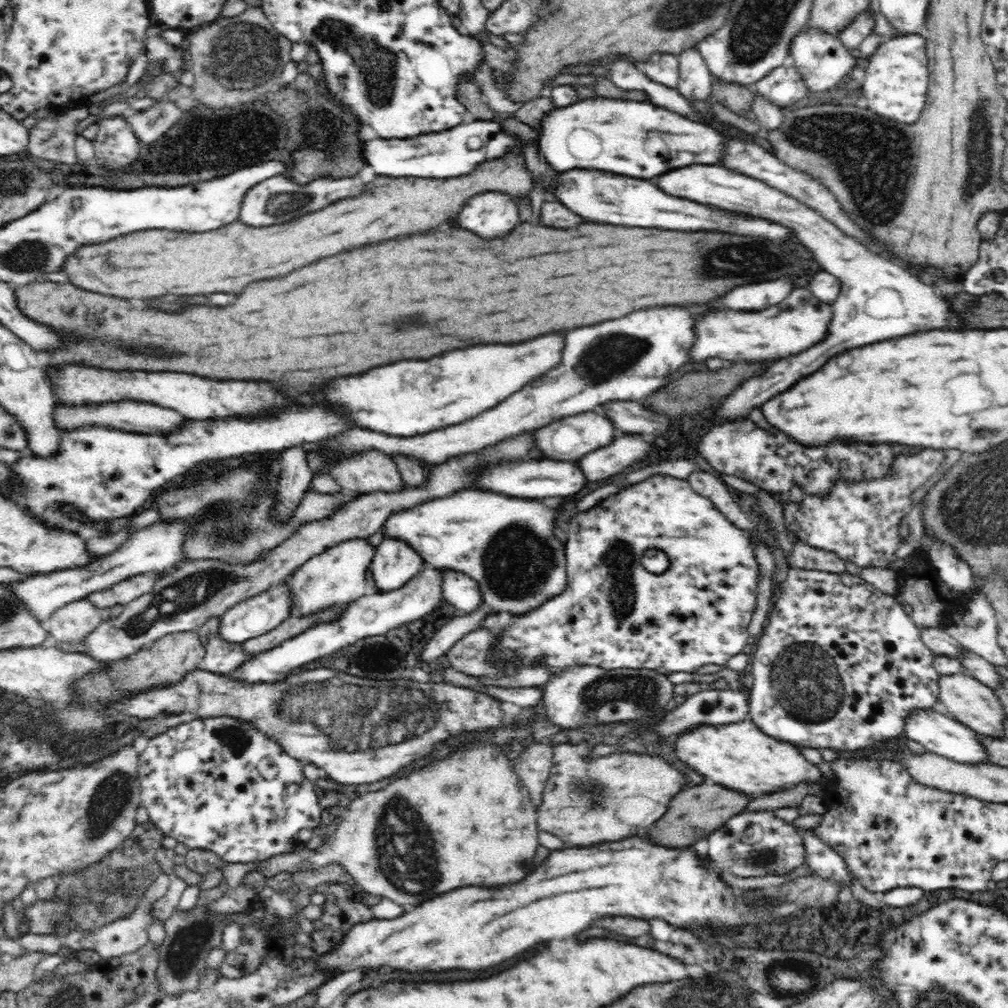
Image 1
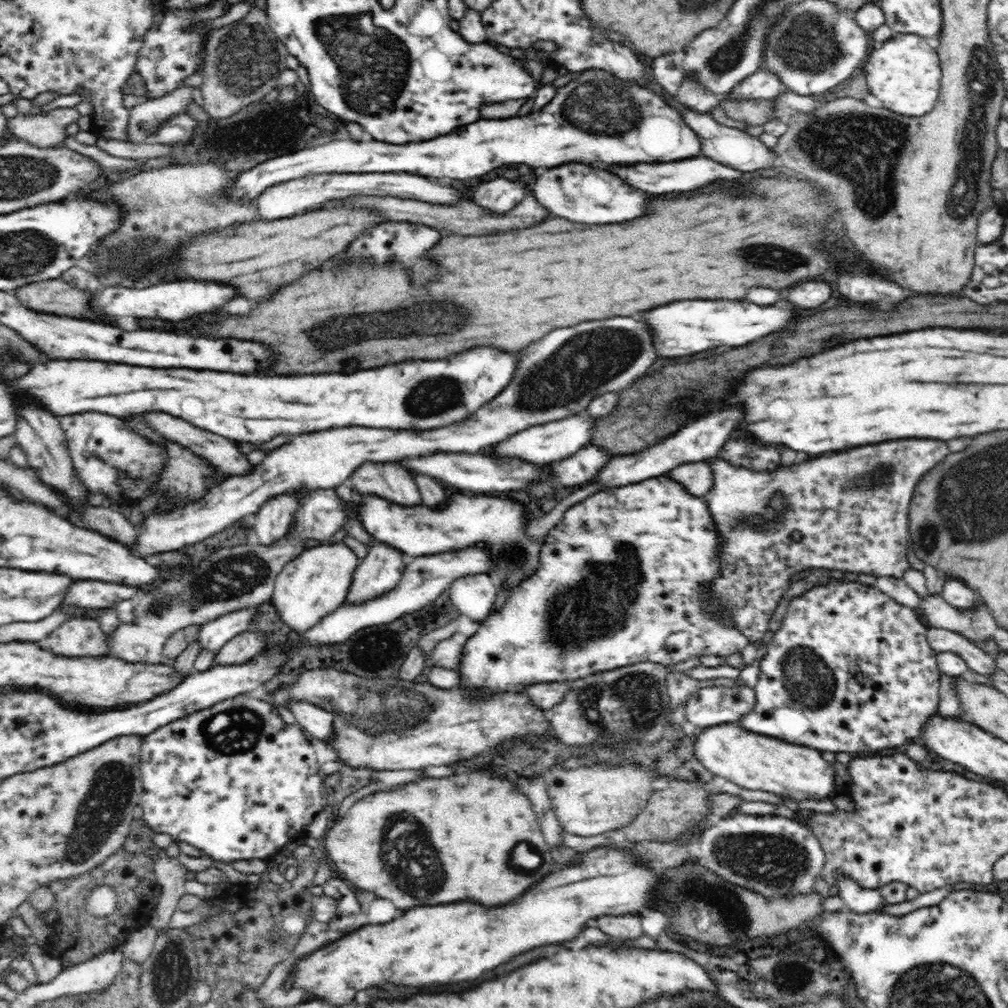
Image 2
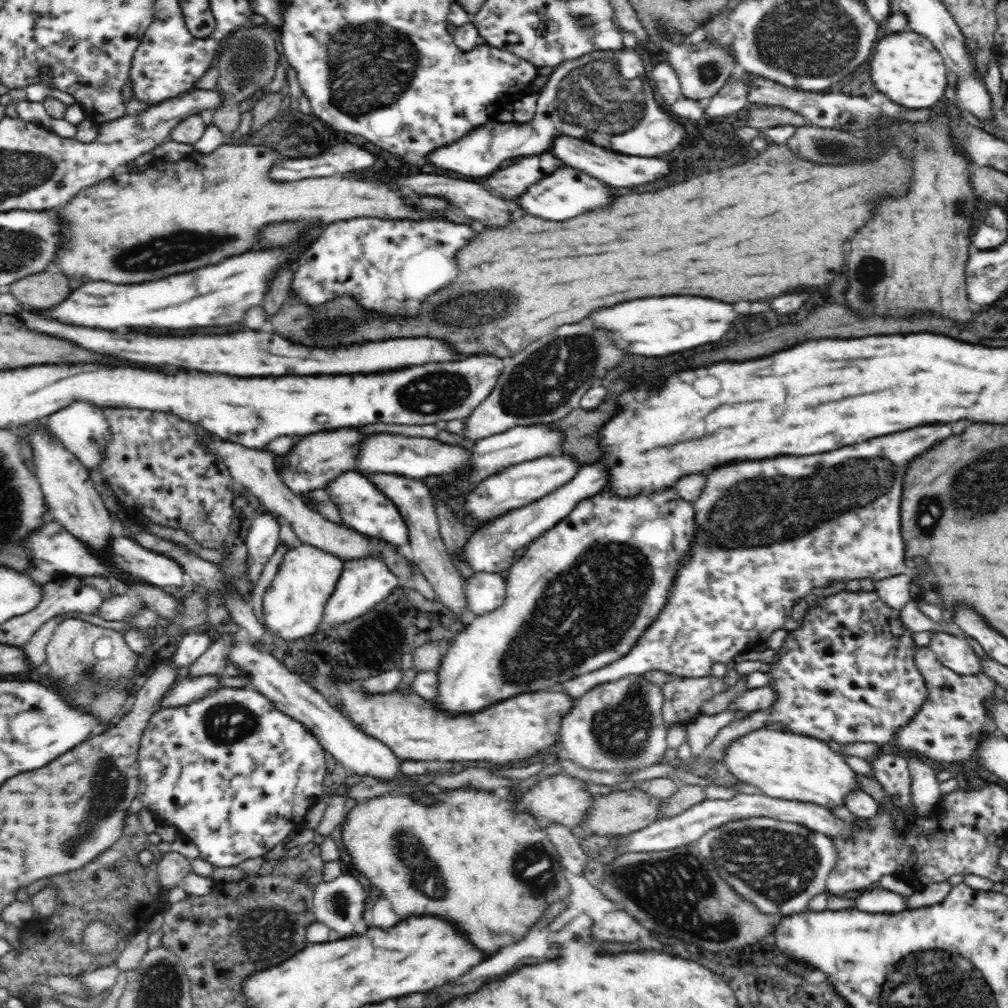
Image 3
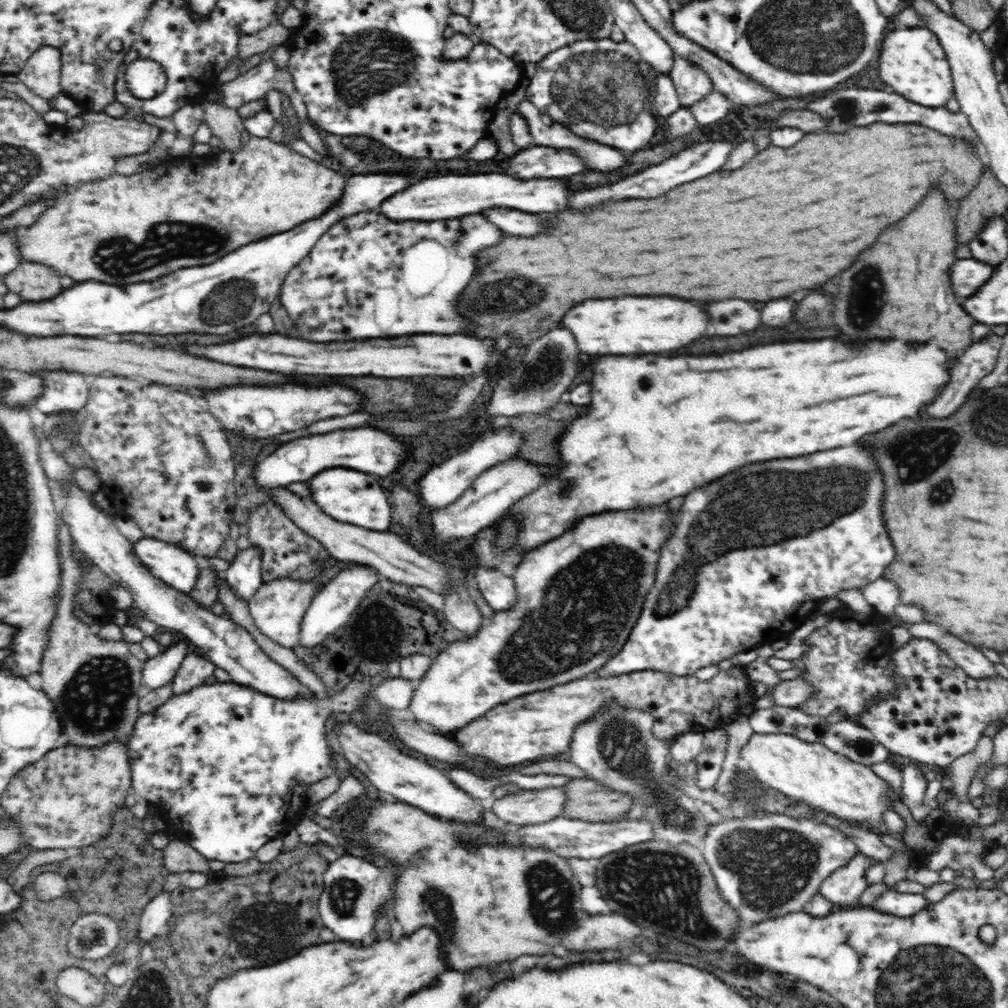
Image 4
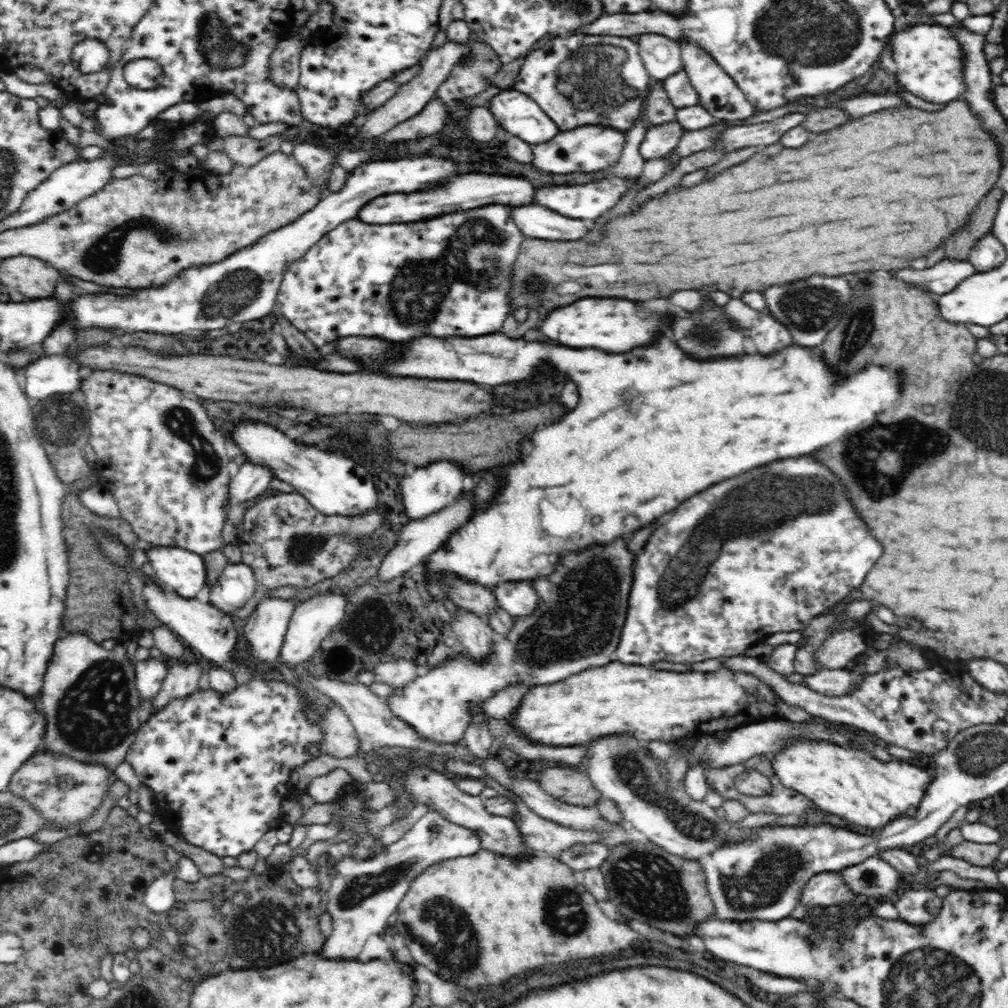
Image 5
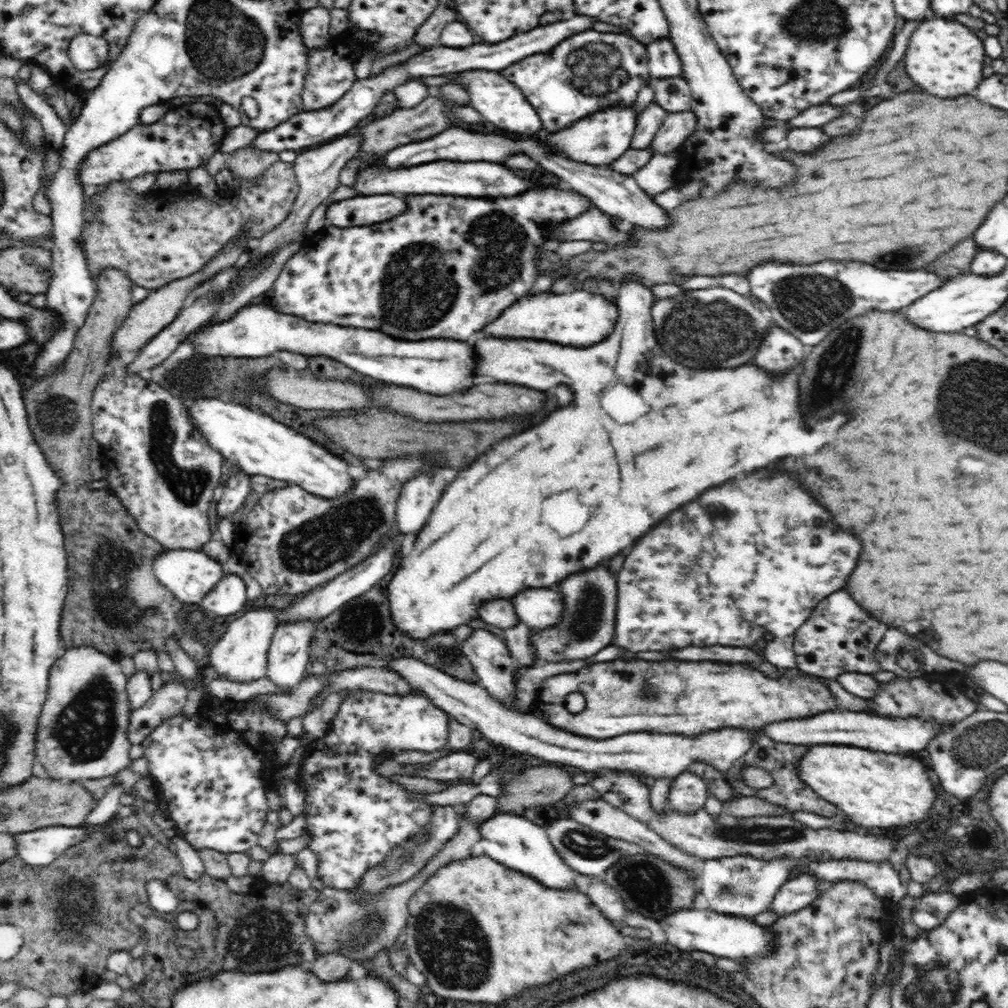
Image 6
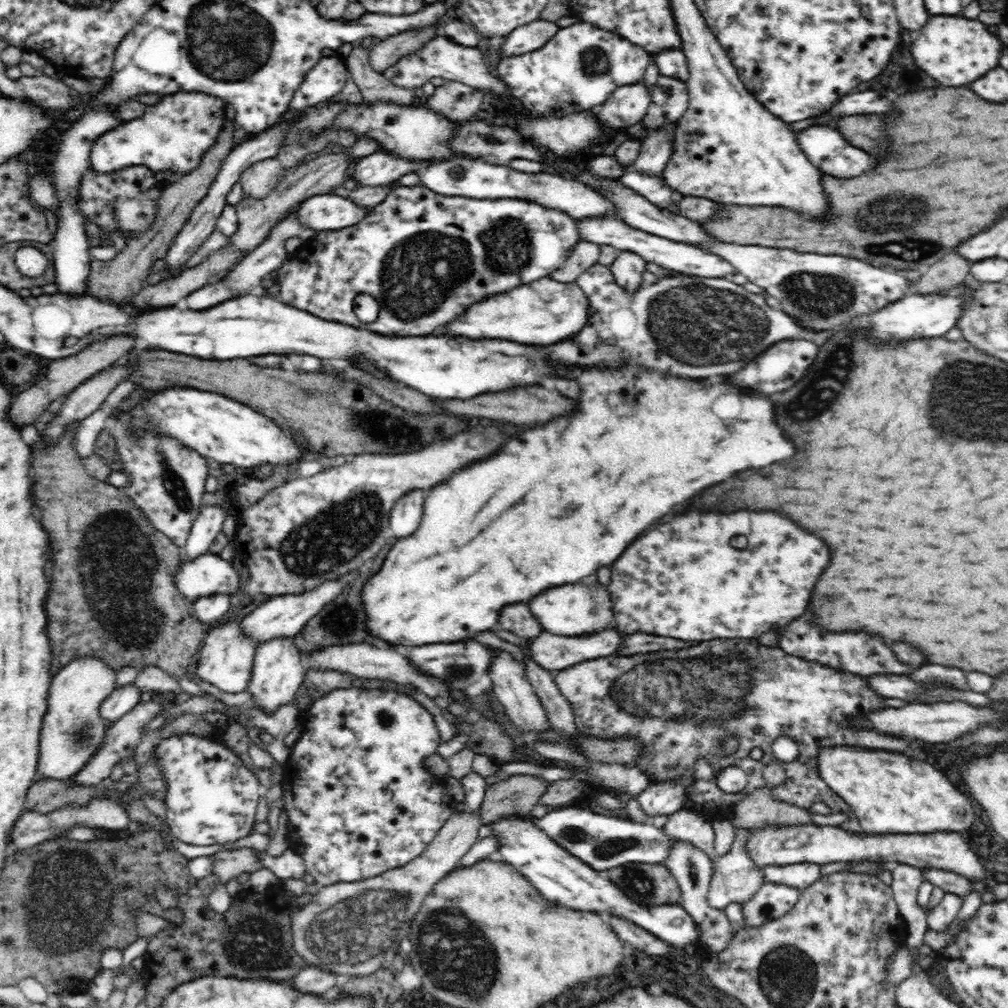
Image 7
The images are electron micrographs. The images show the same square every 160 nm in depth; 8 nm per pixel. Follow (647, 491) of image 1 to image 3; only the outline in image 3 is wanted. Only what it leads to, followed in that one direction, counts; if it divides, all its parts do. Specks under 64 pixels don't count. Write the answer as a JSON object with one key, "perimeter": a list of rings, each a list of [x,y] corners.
{"perimeter":[[[674,487],[659,490],[654,493],[640,493],[635,497],[618,497],[608,494],[595,494],[593,497],[577,502],[566,518],[557,522],[554,526],[544,531],[536,540],[533,540],[525,550],[522,558],[516,560],[508,570],[507,596],[504,604],[492,612],[477,616],[474,622],[467,626],[463,632],[458,633],[449,642],[444,652],[438,673],[438,692],[436,699],[432,702],[436,709],[457,715],[460,713],[475,713],[484,710],[487,706],[516,697],[524,693],[532,693],[540,690],[553,690],[563,682],[572,680],[581,674],[588,674],[612,662],[620,660],[632,650],[632,646],[640,640],[640,637],[660,616],[664,610],[668,598],[672,595],[677,571],[689,558],[688,550],[692,546],[696,530],[696,511],[694,505],[678,495]]]}

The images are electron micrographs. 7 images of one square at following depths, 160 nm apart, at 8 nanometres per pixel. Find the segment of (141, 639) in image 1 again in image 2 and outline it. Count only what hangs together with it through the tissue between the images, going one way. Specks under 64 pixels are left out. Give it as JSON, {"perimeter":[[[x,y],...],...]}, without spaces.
{"perimeter":[[[331,488],[308,491],[300,498],[295,524],[274,544],[242,544],[234,548],[222,548],[204,558],[198,566],[182,570],[180,578],[164,580],[153,592],[144,594],[134,606],[134,622],[121,621],[116,632],[106,634],[109,655],[130,663],[158,664],[165,661],[163,648],[166,641],[178,630],[202,626],[223,614],[256,607],[270,600],[276,576],[279,576],[284,566],[300,557],[302,550],[306,549],[304,542],[320,540],[328,544],[328,540],[340,528],[344,528],[350,512],[353,510],[357,515],[356,505],[356,500],[352,505],[342,501]]]}

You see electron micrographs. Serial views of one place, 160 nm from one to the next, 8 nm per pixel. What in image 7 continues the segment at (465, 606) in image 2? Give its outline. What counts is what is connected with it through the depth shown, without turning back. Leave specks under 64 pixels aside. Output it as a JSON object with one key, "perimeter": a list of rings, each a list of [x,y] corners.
{"perimeter":[[[598,581],[595,584],[577,583],[556,586],[526,602],[545,632],[567,637],[594,635],[602,630],[614,630],[616,617],[608,587]]]}

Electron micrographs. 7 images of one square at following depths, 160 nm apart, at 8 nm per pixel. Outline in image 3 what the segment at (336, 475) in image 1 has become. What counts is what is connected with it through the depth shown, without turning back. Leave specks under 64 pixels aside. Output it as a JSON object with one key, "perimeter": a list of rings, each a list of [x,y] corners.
{"perimeter":[[[368,473],[366,477],[402,513],[402,517],[404,517],[406,525],[408,525],[408,545],[406,551],[410,555],[410,560],[416,563],[424,577],[430,582],[432,589],[436,592],[436,598],[448,610],[458,614],[458,617],[461,618],[462,612],[469,610],[467,607],[466,591],[464,591],[465,580],[457,569],[456,563],[447,551],[441,537],[439,518],[435,511],[433,497],[430,496],[428,488],[422,482],[418,482],[418,480],[393,474]]]}

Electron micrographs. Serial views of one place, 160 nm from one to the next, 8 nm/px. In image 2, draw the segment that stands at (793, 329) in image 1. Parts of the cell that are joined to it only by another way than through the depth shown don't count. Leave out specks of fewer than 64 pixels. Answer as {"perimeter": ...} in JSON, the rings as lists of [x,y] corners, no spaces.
{"perimeter":[[[684,300],[654,308],[644,314],[644,320],[654,330],[654,346],[658,356],[676,358],[690,356],[710,348],[736,348],[784,330],[792,324],[798,307],[788,300],[778,300],[774,306],[756,306],[752,302],[732,300]]]}

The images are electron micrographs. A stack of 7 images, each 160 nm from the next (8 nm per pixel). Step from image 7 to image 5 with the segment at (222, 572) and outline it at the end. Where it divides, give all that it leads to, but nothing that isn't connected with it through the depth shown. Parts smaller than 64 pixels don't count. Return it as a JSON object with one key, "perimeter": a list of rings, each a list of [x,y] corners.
{"perimeter":[[[148,544],[145,549],[155,579],[166,592],[182,598],[195,599],[208,585],[208,572],[204,558],[180,547]]]}

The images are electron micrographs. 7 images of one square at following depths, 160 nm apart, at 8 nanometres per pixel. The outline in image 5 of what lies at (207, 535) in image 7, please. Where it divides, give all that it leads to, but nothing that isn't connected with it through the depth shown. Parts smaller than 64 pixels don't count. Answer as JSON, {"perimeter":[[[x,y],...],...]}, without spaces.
{"perimeter":[[[246,460],[241,465],[238,473],[230,478],[228,496],[237,504],[250,504],[259,498],[259,495],[269,491],[270,482],[275,476],[268,467],[255,465]]]}

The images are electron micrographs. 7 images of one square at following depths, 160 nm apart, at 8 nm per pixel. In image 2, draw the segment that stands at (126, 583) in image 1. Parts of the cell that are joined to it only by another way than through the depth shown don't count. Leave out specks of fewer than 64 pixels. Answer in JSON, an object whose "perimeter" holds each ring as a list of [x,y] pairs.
{"perimeter":[[[82,580],[69,587],[66,599],[60,607],[84,607],[85,609],[106,609],[117,602],[132,599],[140,588],[111,582]]]}

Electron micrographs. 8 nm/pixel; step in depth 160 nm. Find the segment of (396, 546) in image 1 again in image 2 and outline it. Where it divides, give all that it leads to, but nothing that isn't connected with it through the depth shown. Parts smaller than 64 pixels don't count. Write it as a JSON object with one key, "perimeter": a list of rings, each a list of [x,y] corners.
{"perimeter":[[[375,542],[368,548],[366,558],[361,560],[353,575],[352,585],[348,592],[348,597],[344,599],[346,605],[359,605],[361,602],[371,601],[373,598],[383,596],[396,589],[400,584],[404,572],[404,554],[398,549],[386,543]]]}

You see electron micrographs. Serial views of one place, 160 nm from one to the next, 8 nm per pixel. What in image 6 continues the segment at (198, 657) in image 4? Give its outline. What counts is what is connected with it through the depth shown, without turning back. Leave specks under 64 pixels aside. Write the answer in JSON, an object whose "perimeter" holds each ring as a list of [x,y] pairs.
{"perimeter":[[[166,678],[166,682],[140,708],[131,710],[128,722],[128,739],[132,744],[141,742],[165,718],[180,715],[187,703],[188,690],[184,684]]]}

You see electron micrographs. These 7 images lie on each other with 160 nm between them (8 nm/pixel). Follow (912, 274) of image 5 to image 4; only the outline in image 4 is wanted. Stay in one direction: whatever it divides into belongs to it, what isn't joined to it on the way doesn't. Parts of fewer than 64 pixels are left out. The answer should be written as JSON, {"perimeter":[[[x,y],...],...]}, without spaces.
{"perimeter":[[[974,257],[958,259],[950,272],[955,295],[962,298],[972,296],[984,282],[988,282],[995,268],[996,266],[978,261]]]}

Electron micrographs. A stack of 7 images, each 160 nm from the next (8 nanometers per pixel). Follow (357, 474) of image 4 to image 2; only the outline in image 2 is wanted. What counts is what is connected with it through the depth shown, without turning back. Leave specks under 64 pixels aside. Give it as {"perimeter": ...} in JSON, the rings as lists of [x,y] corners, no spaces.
{"perimeter":[[[360,494],[359,496],[355,495],[356,500],[356,508],[357,508],[357,516],[358,520],[362,523],[363,527],[373,536],[376,542],[386,543],[394,548],[398,549],[408,557],[424,557],[428,556],[428,554],[440,554],[440,552],[450,552],[450,550],[462,550],[462,548],[468,548],[468,546],[474,546],[474,544],[480,544],[480,542],[487,542],[487,548],[489,548],[489,555],[492,557],[492,563],[494,563],[494,568],[490,572],[487,572],[491,578],[496,582],[497,586],[506,587],[510,590],[517,588],[520,586],[521,582],[524,582],[525,579],[531,578],[536,572],[537,567],[540,563],[540,543],[534,541],[530,536],[527,536],[524,533],[526,530],[526,522],[528,522],[528,518],[526,517],[526,510],[524,509],[522,504],[518,504],[516,500],[518,498],[514,498],[514,500],[510,500],[510,496],[504,496],[504,498],[492,498],[492,496],[464,496],[464,494],[454,494],[454,496],[448,496],[447,501],[443,507],[430,507],[428,505],[416,505],[416,506],[402,506],[396,503],[392,503],[388,499],[380,498],[375,494]]]}

